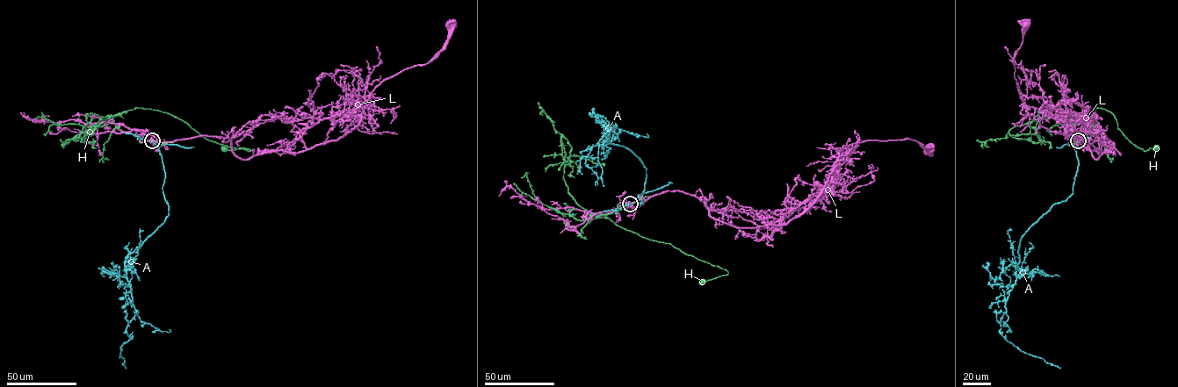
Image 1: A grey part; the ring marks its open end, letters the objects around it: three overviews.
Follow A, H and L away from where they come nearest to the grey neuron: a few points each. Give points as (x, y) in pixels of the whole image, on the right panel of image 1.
A: (1078, 140), (1073, 192), (1054, 204), (1021, 238), (1016, 280), (1000, 321), (1005, 339), (1060, 367)
H: (1078, 140), (1090, 131), (1087, 114), (1097, 107), (1110, 111), (1117, 128), (1137, 146), (1145, 151), (1156, 147)
L: (1078, 140), (1085, 141), (1065, 136), (1081, 139), (1095, 117), (1051, 117), (1022, 98), (1013, 58), (1025, 25)

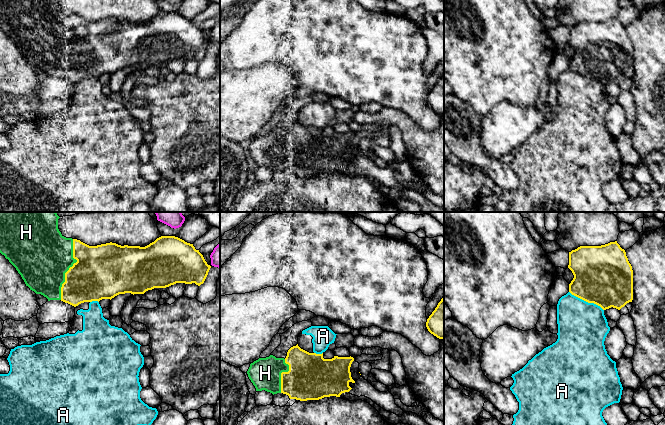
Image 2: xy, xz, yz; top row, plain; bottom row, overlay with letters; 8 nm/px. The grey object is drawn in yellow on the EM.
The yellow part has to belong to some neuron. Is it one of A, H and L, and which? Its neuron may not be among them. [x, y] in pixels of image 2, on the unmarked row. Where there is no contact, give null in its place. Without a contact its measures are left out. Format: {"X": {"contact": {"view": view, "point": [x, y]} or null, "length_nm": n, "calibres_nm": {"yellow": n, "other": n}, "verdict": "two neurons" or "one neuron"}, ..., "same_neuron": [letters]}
{"A": {"contact": {"view": "yz", "point": [586, 77]}, "length_nm": 320, "calibres_nm": {"yellow": 460, "other": 400}, "verdict": "two neurons"}, "H": {"contact": {"view": "xy", "point": [69, 45]}, "length_nm": 500, "calibres_nm": {"yellow": 420, "other": 460}, "verdict": "one neuron"}, "L": {"contact": null, "verdict": "two neurons"}, "same_neuron": ["H"]}

